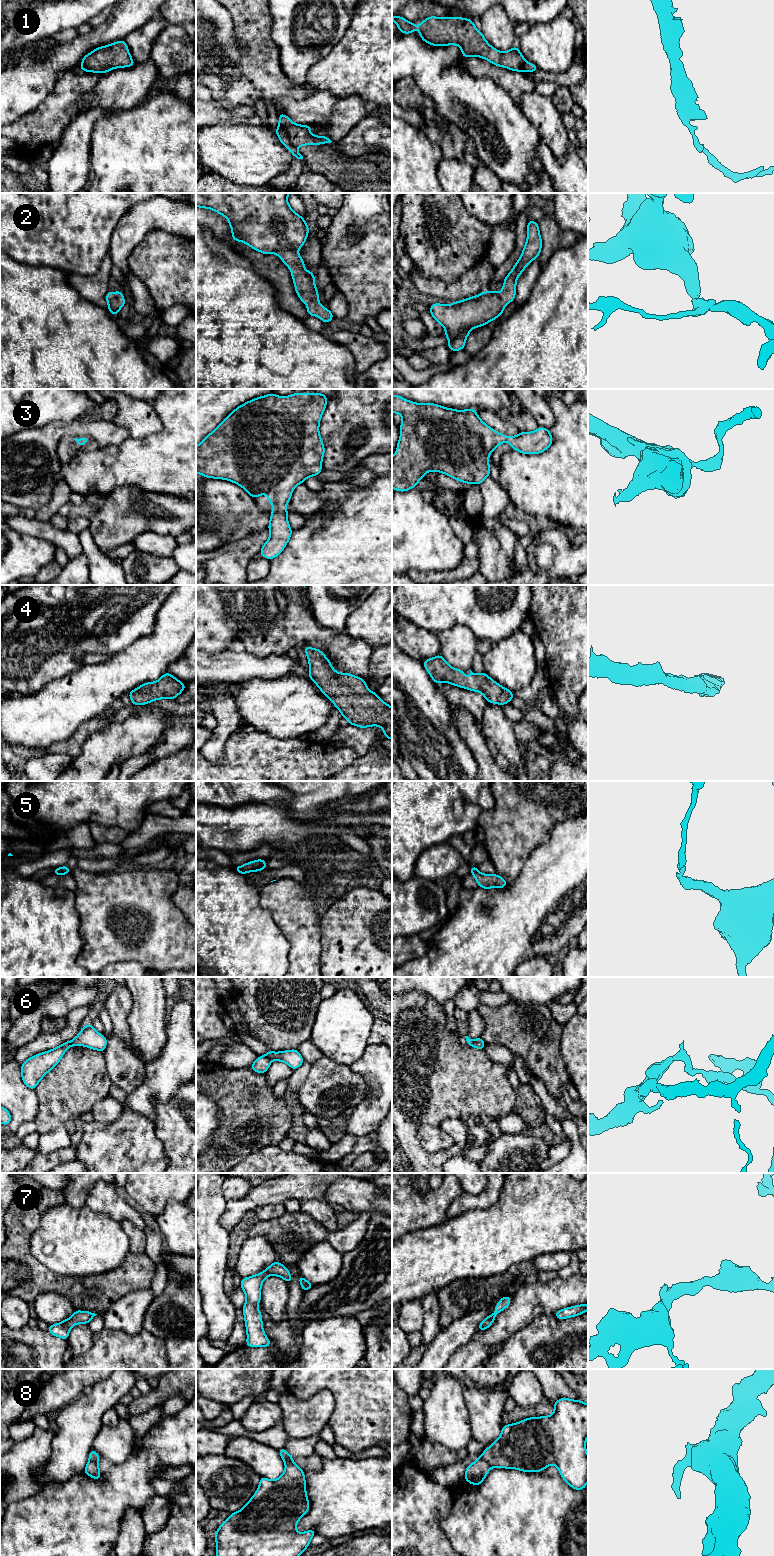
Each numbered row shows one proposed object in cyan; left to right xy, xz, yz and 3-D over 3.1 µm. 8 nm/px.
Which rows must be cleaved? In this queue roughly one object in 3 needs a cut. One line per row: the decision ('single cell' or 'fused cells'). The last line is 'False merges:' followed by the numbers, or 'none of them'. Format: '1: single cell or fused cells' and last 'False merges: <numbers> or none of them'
1: fused cells
2: single cell
3: single cell
4: single cell
5: single cell
6: fused cells
7: single cell
8: fused cells
False merges: 1, 6, 8

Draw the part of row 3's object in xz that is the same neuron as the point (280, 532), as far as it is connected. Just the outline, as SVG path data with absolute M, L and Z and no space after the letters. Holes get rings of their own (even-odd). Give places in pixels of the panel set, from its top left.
M274 392L261 396L237 407L196 446L197 474L236 483L253 499L267 494L270 506L275 506L268 525L270 537L259 552L268 560L272 560L283 551L292 535L286 504L291 500L294 488L305 479L317 476L323 470L321 465L325 448L319 434L319 424L326 404L326 395L319 392L299 392L285 397L279 397Z

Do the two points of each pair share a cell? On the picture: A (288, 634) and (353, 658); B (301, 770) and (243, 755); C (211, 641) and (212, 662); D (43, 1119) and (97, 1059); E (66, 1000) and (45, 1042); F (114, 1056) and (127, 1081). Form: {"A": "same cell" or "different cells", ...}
{"A": "same cell", "B": "same cell", "C": "different cells", "D": "same cell", "E": "different cells", "F": "same cell"}

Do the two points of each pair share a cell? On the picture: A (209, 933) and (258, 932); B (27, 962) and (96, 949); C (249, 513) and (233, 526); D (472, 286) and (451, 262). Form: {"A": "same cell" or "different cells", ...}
{"A": "same cell", "B": "different cells", "C": "same cell", "D": "different cells"}

